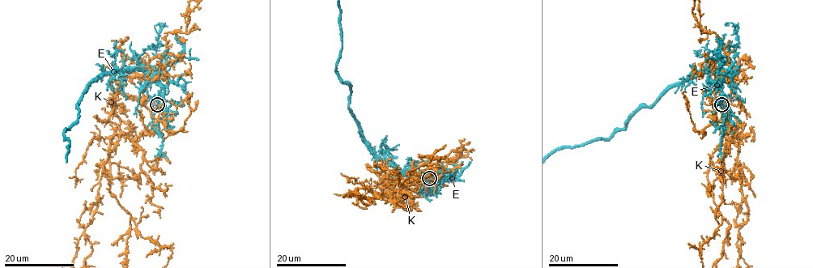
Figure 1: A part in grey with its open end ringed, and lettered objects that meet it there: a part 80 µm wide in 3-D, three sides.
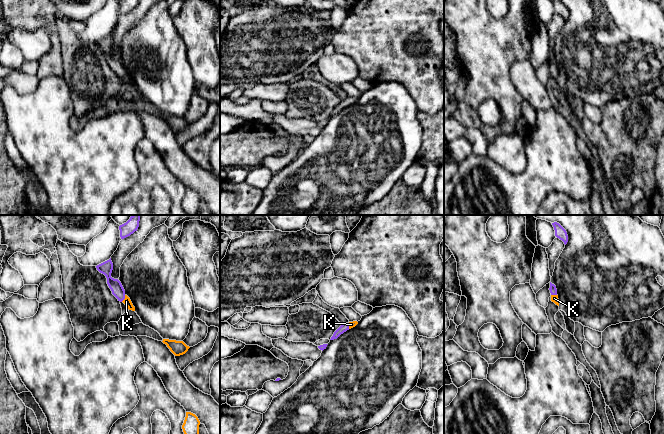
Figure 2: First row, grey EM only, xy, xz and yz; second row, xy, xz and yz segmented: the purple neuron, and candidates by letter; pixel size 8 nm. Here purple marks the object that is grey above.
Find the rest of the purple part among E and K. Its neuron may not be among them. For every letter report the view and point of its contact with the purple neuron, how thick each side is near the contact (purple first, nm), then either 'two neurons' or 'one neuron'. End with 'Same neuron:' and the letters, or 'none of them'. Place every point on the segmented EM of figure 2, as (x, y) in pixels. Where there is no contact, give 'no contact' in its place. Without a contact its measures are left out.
E: no contact; two neurons
K: contact xy (124, 298); calibres 100 and 60 nm; one neuron
Same neuron: K

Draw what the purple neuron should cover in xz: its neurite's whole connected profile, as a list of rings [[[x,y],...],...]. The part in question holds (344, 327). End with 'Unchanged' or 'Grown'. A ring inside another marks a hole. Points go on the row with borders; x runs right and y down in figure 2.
[[[357,321],[341,324],[341,326],[334,332],[334,334],[333,334],[333,336],[331,337],[330,340],[337,339],[341,334],[343,334],[347,330],[355,327],[357,324],[358,324]]]. Grown

